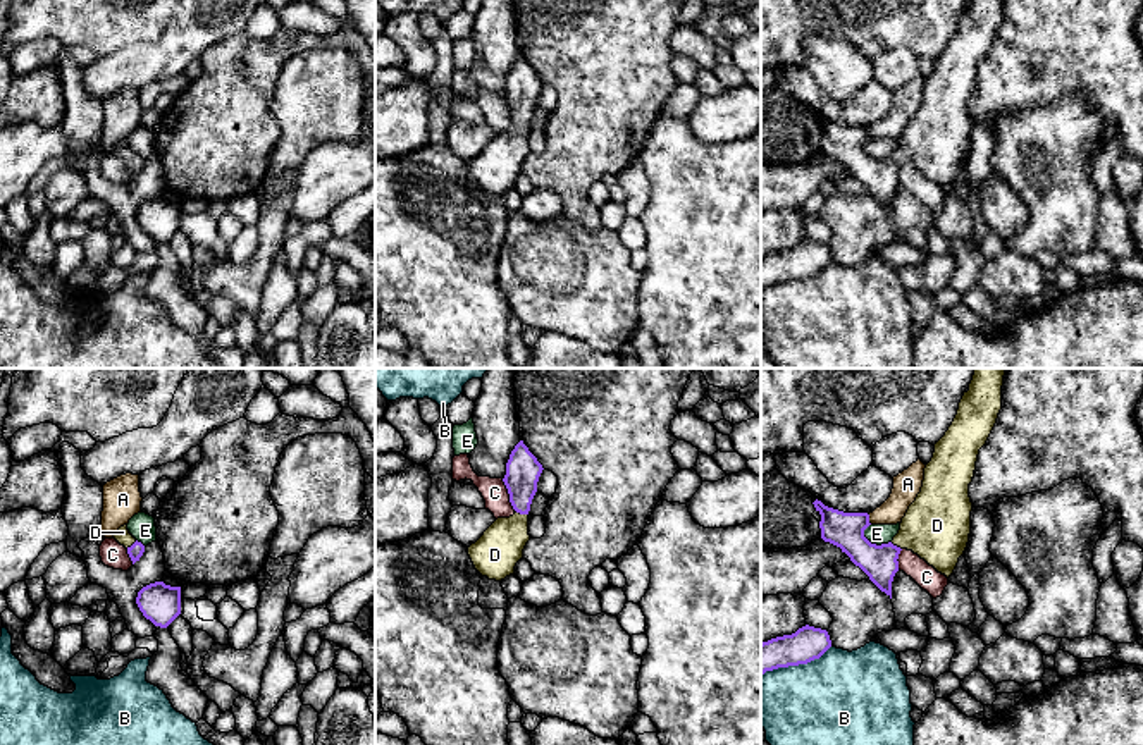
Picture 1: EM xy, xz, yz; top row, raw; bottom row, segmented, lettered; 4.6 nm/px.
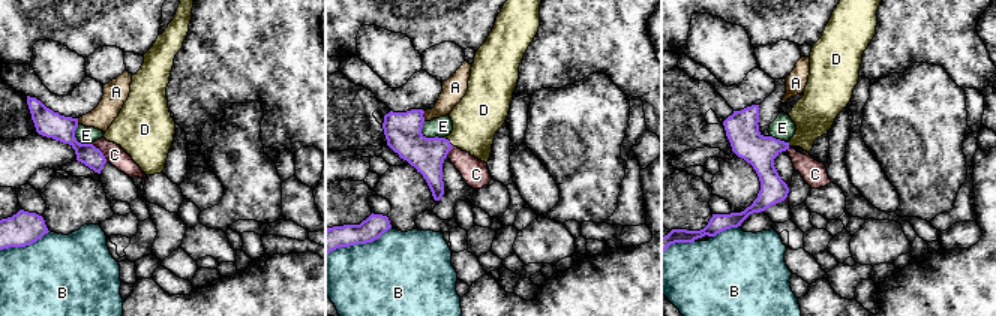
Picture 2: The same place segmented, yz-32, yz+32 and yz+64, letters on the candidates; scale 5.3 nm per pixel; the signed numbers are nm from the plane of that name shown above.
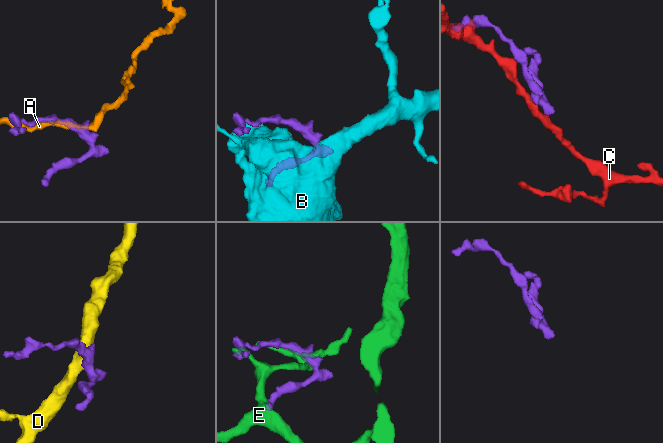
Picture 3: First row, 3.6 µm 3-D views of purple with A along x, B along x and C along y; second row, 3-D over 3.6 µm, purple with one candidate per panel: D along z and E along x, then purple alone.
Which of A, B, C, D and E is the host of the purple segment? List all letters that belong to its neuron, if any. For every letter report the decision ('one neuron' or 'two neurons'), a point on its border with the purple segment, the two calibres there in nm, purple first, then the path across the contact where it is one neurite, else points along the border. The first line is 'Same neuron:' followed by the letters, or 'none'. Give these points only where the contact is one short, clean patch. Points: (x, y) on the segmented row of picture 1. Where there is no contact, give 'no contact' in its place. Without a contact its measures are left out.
Same neuron: D
A: two neurons; contact yz (868, 520); calibres 170 and 130 nm
B: two neurons; contact yz (796, 664); calibres 160 and 420 nm
C: two neurons; contact xz (508, 492); calibres 160 and 120 nm
D: one neuron; contact xz (522, 513); calibres 160 and 220 nm; way xz (522, 470), (522, 513), (517, 527), (494, 554)
E: two neurons; contact yz (875, 544); calibres 170 and 100 nm

